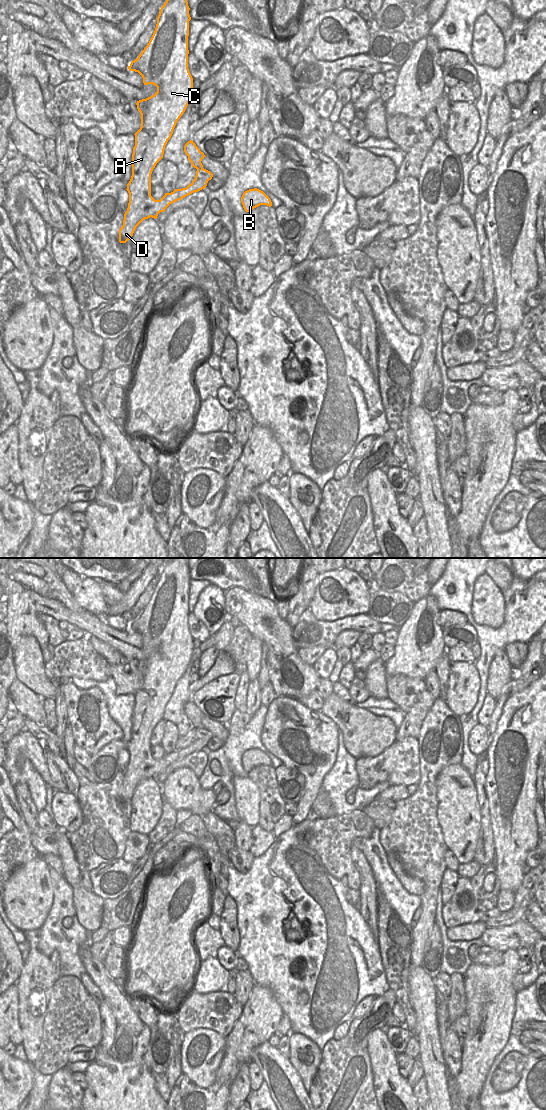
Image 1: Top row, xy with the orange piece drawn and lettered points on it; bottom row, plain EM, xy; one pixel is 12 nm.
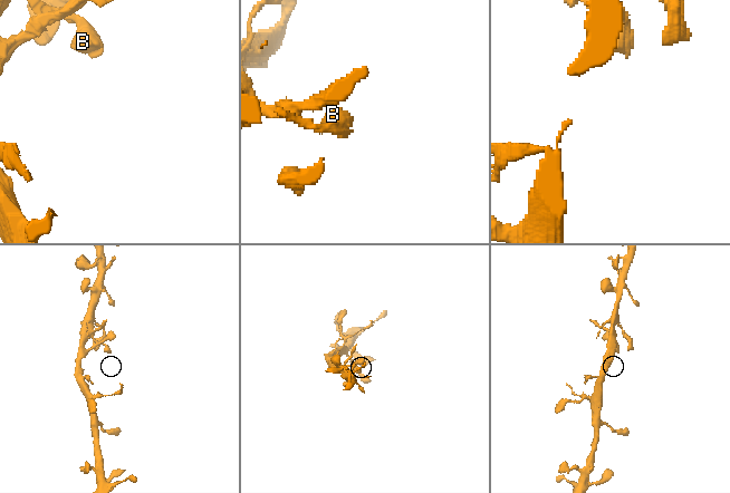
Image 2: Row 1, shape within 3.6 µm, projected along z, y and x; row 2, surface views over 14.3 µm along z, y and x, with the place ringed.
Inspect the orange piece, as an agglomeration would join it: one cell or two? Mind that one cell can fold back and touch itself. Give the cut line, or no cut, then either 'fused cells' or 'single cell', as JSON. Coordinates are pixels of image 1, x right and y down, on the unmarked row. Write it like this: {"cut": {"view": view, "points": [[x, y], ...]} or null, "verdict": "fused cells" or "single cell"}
{"cut": null, "verdict": "single cell"}

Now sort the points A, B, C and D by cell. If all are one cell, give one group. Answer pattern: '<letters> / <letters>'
A B C D

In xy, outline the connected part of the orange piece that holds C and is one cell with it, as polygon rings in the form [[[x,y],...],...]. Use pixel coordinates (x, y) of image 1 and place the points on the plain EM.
[[[167,558],[157,577],[155,591],[141,614],[128,626],[130,631],[138,632],[144,645],[153,644],[157,647],[154,655],[137,661],[137,669],[141,674],[141,687],[134,694],[135,706],[132,714],[132,736],[127,744],[129,763],[124,774],[123,786],[119,790],[119,802],[132,800],[136,787],[150,777],[156,779],[160,772],[172,763],[206,748],[213,734],[204,729],[201,723],[206,717],[203,712],[190,700],[184,706],[192,727],[196,728],[195,739],[186,748],[175,749],[165,753],[160,760],[151,756],[151,734],[156,724],[163,718],[165,706],[173,694],[177,681],[185,672],[192,654],[193,638],[188,629],[188,596],[189,596],[189,566],[187,558]]]

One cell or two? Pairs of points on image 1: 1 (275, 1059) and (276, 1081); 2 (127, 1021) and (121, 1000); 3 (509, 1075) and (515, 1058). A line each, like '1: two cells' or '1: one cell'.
1: one cell
2: one cell
3: one cell

